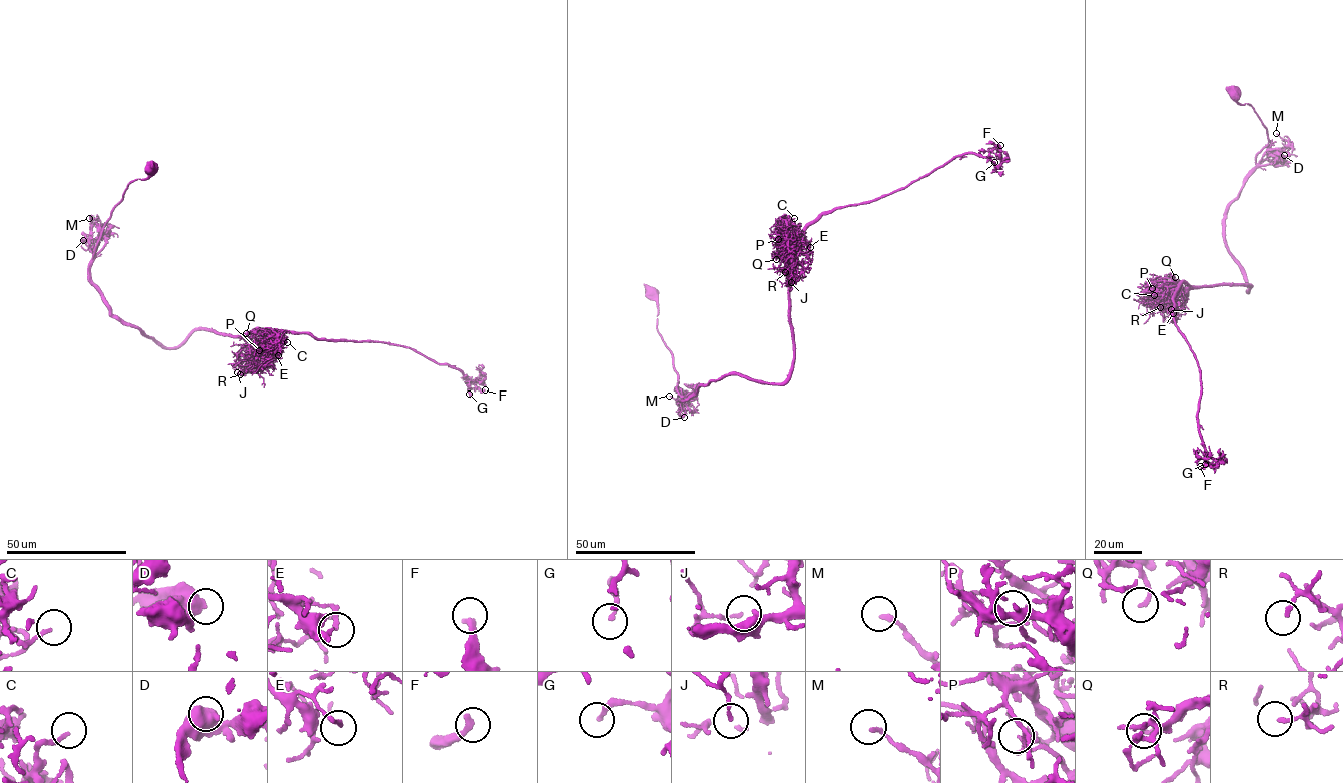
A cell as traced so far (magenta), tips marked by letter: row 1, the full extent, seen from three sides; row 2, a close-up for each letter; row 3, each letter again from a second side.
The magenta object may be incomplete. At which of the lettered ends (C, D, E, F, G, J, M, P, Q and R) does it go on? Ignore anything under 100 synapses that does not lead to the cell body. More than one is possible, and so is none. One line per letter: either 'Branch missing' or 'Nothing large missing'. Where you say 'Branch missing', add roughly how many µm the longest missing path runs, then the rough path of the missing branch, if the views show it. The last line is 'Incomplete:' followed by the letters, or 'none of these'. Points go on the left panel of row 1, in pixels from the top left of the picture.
C: Nothing large missing
D: Nothing large missing
E: Nothing large missing
F: Nothing large missing
G: Nothing large missing
J: Nothing large missing
M: Nothing large missing
P: Nothing large missing
Q: Nothing large missing
R: Nothing large missing
Incomplete: none of these

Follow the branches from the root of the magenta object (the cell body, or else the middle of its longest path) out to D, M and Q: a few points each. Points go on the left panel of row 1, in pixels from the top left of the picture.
D: (154, 167), (153, 174), (129, 184), (106, 222), (93, 256), (81, 247), (83, 240)
M: (154, 167), (153, 174), (129, 184), (106, 222), (93, 256), (88, 247), (95, 221), (89, 218)
Q: (154, 167), (106, 222), (94, 286), (109, 312), (168, 347), (197, 330), (246, 341), (256, 332), (246, 333)

